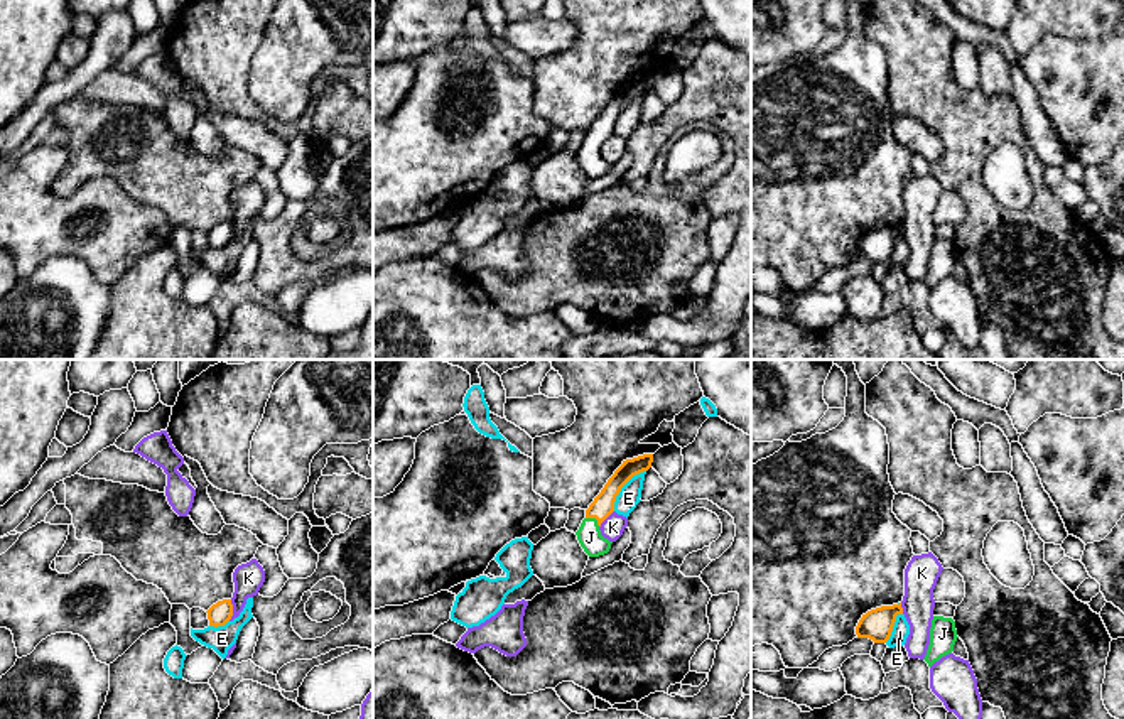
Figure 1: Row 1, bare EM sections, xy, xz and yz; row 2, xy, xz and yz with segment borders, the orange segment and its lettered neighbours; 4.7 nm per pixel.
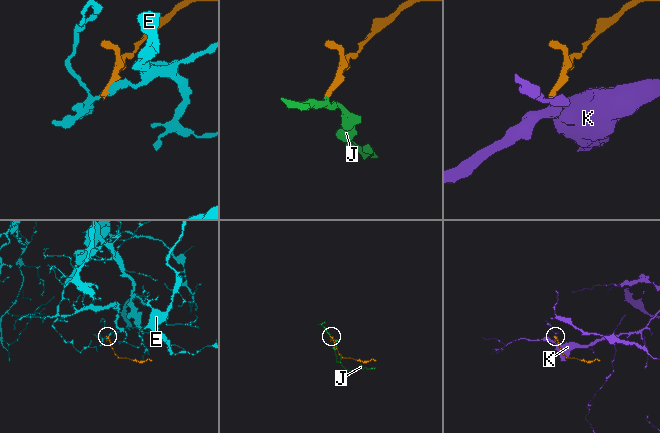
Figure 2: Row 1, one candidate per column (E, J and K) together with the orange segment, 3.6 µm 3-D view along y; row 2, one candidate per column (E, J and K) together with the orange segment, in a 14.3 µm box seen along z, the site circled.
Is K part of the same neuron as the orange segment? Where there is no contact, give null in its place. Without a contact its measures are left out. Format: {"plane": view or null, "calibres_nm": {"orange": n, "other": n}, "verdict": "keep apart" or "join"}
{"plane": "xy", "calibres_nm": {"orange": 110, "other": 150}, "verdict": "keep apart"}

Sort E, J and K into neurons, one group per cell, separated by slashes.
E / J / K

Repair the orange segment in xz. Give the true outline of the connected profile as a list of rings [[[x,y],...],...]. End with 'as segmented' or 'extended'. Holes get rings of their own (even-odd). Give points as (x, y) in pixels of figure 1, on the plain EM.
[[[643,76],[633,81],[623,83],[623,86],[608,101],[601,115],[586,132],[579,152],[576,154],[577,162],[589,179],[599,179],[609,174],[611,165],[601,157],[601,145],[614,133],[614,123],[621,110],[636,96],[648,93],[653,84],[653,76]]]; extended

